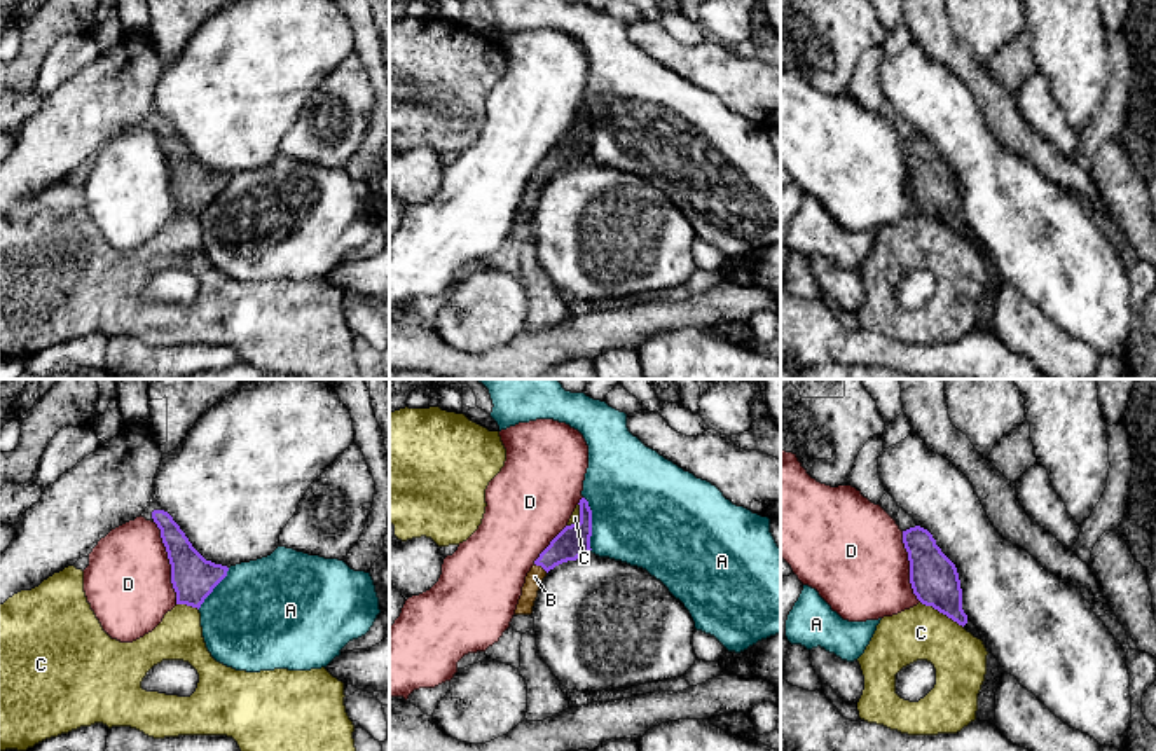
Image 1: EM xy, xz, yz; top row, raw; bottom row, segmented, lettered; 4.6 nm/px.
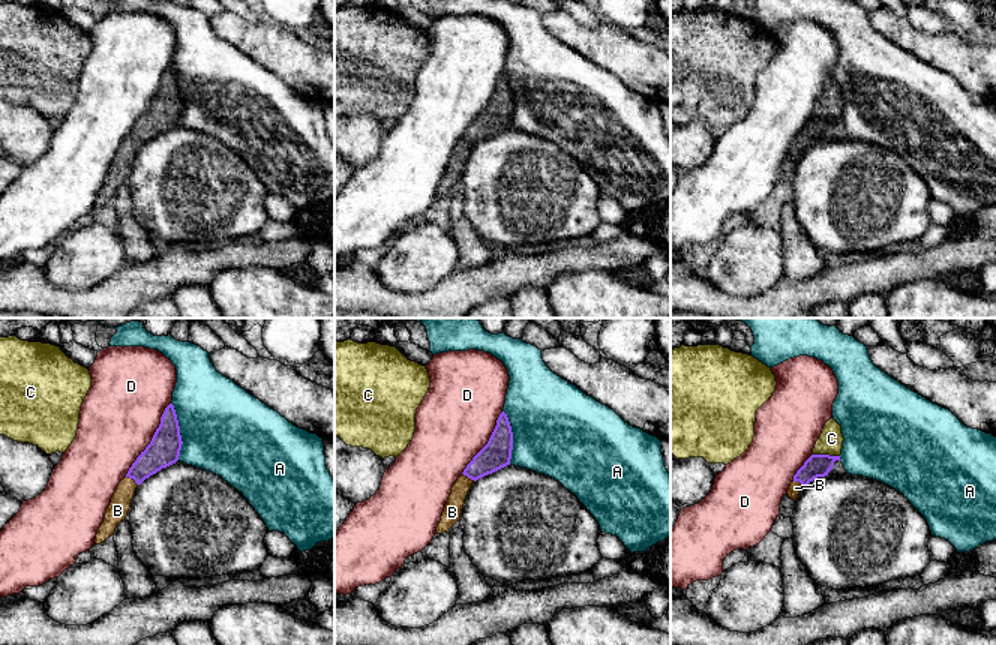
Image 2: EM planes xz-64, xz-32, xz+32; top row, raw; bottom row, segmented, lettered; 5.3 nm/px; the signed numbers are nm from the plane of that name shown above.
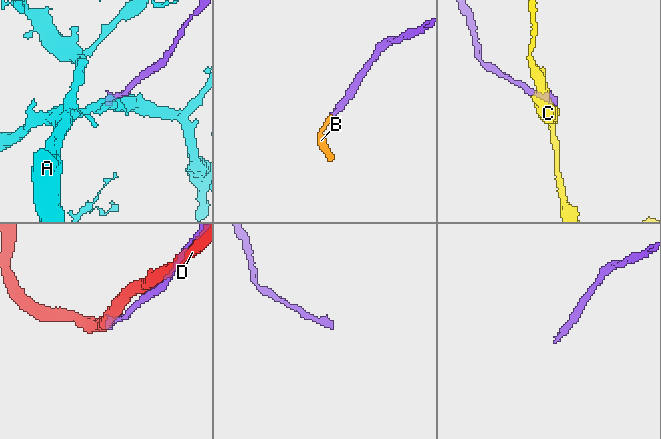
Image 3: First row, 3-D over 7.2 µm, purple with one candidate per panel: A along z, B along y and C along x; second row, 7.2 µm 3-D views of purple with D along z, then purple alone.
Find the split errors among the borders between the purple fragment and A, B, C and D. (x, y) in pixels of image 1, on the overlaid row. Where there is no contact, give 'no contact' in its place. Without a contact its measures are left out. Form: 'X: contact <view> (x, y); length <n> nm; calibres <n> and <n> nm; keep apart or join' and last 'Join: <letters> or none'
A: contact xz (591, 524); length 260 nm; calibres 150 and 480 nm; keep apart
B: contact xz (542, 566); length 80 nm; calibres 150 and 80 nm; join
C: contact yz (942, 612); length 240 nm; calibres 220 and 260 nm; keep apart
D: contact xy (170, 563); length 400 nm; calibres 200 and 400 nm; keep apart
Join: B

